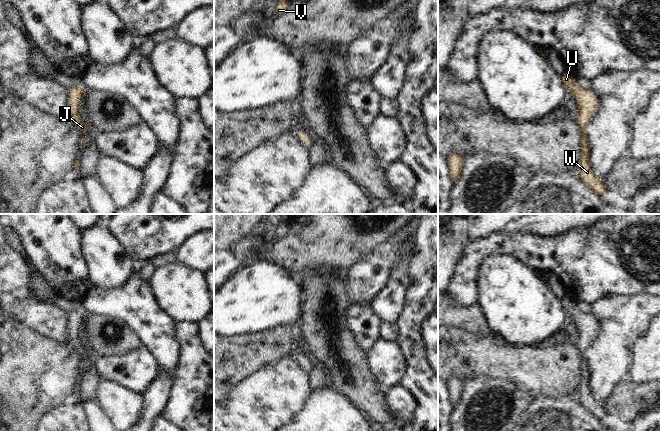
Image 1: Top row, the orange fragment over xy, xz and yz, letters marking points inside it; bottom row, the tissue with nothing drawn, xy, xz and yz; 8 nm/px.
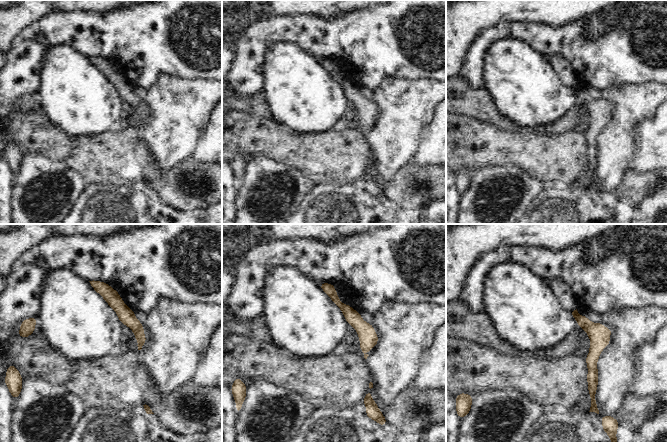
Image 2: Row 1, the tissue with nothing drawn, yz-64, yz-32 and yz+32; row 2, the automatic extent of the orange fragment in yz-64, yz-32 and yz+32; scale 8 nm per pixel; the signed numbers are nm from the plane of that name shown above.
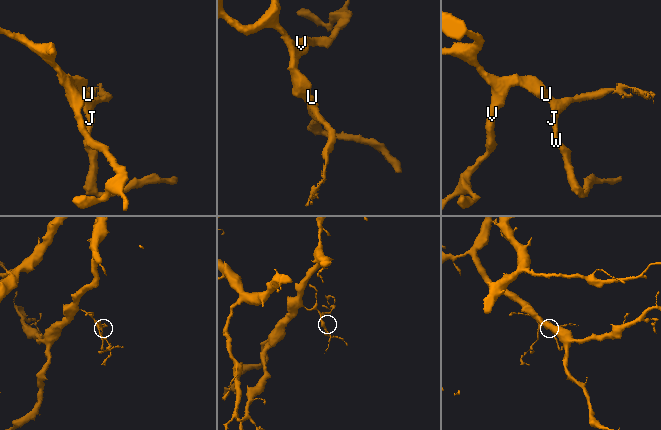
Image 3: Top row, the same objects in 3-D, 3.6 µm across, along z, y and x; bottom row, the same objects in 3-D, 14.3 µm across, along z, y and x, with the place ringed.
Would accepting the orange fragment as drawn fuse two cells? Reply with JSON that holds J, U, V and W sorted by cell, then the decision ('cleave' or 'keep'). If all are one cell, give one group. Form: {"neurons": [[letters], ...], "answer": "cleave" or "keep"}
{"neurons": [["J", "U", "V", "W"]], "answer": "keep"}

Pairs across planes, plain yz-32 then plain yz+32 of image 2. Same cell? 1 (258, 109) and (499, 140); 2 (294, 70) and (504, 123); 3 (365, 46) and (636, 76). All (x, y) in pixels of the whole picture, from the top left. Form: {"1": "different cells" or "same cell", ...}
{"1": "different cells", "2": "different cells", "3": "same cell"}

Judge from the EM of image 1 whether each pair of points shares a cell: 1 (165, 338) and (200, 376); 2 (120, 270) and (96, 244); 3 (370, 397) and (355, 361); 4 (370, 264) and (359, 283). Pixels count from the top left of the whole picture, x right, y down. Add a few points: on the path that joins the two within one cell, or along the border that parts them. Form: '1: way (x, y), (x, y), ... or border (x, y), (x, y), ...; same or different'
1: border (176, 330), (179, 359), (174, 376); different
2: way (114, 264), (101, 250); same
3: way (361, 388), (355, 380), (355, 370); same
4: way (370, 269), (370, 272), (364, 278); same

